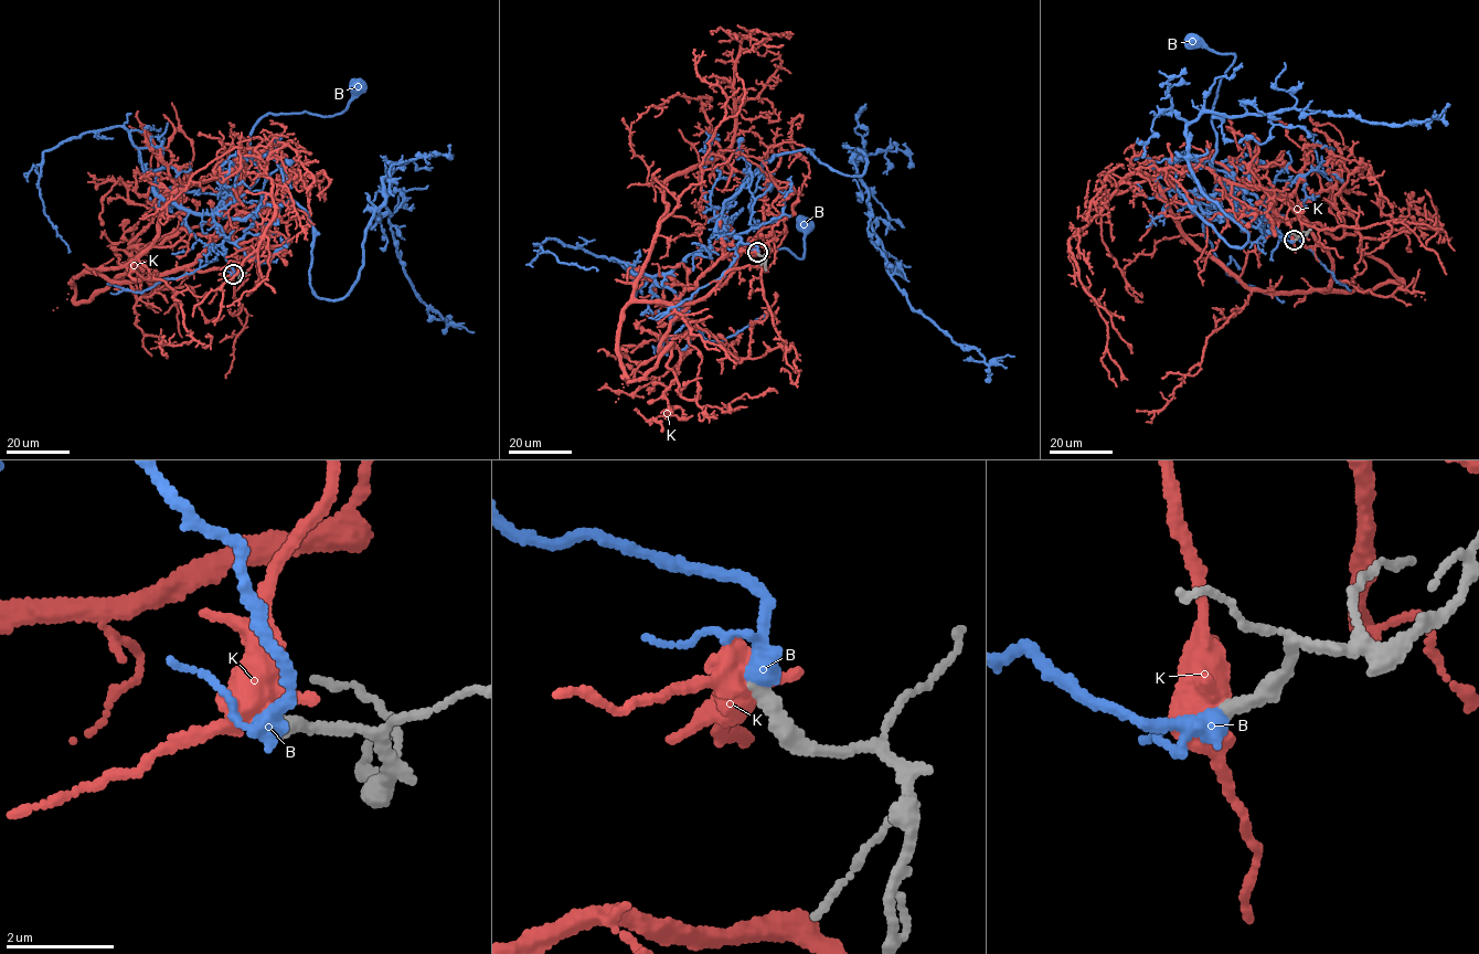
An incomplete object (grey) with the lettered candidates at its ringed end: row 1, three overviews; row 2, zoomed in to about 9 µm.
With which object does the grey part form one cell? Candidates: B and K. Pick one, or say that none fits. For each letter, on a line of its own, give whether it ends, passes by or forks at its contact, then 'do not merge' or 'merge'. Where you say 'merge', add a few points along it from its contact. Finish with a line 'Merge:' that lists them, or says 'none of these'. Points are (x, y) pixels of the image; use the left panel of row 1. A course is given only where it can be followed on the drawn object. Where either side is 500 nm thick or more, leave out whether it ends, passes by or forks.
B: it passes by | merge | via (233, 274), (213, 218), (257, 179), (249, 145), (255, 124), (268, 113), (340, 114), (355, 85)
K: do not merge
Merge: B

